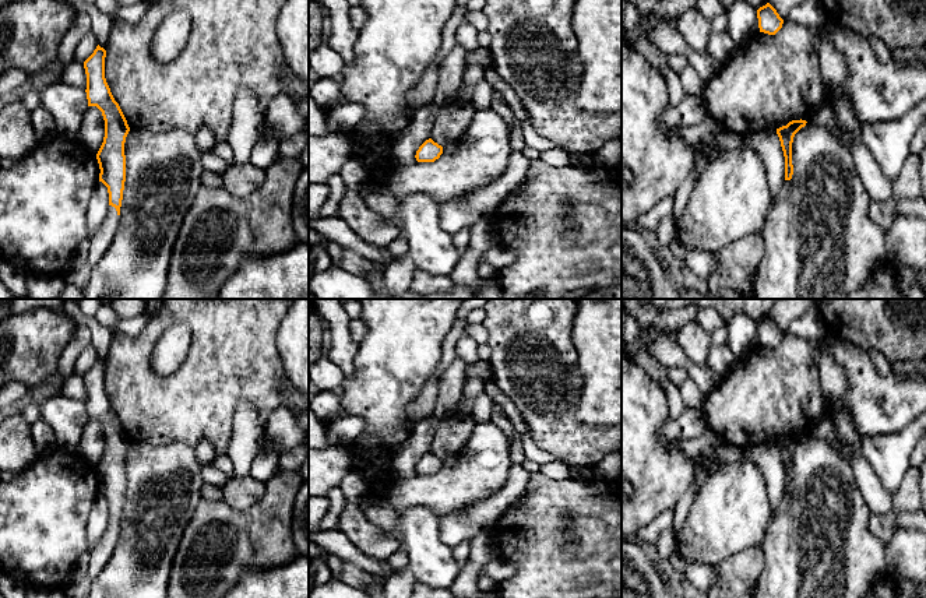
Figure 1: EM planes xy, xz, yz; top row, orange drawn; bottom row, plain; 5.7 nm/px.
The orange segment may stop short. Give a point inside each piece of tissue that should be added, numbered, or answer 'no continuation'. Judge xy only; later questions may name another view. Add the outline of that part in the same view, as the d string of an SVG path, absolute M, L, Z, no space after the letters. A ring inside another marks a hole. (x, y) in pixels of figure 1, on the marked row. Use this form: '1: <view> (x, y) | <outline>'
1: xy (101, 241) | M109 207L108 217L102 226L89 238L91 249L88 264L95 265L102 256L108 251L115 238L119 225L119 215L115 207Z

